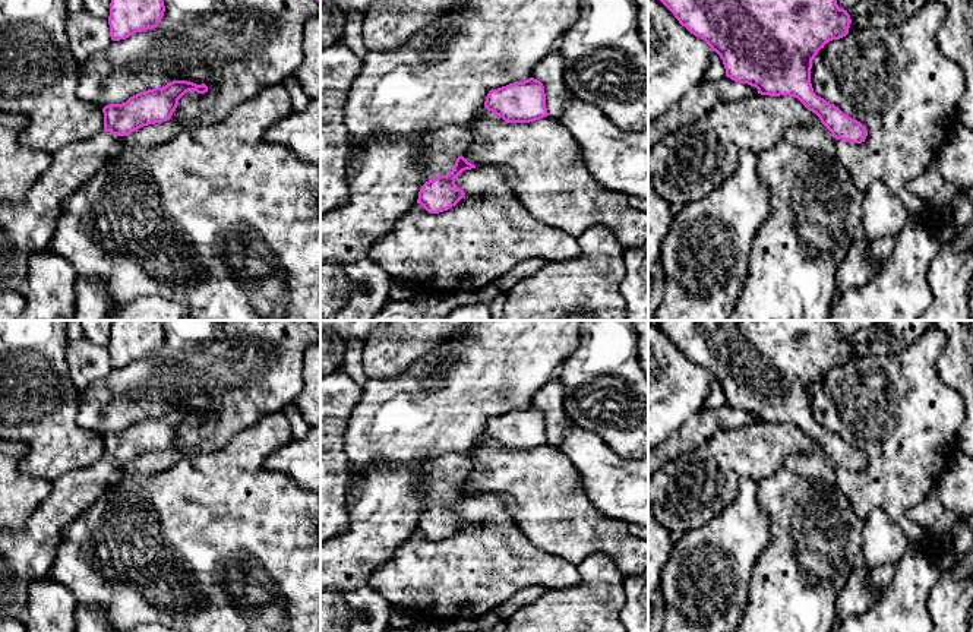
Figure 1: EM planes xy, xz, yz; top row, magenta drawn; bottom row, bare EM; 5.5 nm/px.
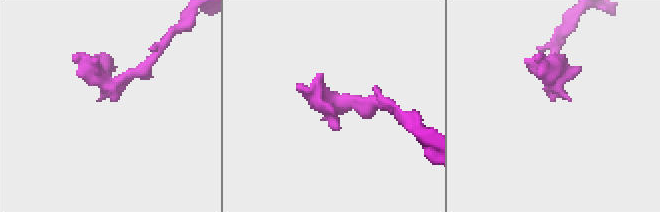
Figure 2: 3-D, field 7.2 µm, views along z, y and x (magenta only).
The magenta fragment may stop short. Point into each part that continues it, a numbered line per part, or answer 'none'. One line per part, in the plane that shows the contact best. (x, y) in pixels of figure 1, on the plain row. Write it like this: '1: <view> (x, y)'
1: xz (441, 476)

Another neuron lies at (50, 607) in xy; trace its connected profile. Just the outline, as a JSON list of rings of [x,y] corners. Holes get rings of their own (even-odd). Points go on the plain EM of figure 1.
[[[35,579],[28,588],[22,616],[25,632],[75,632],[75,595],[53,579]]]

